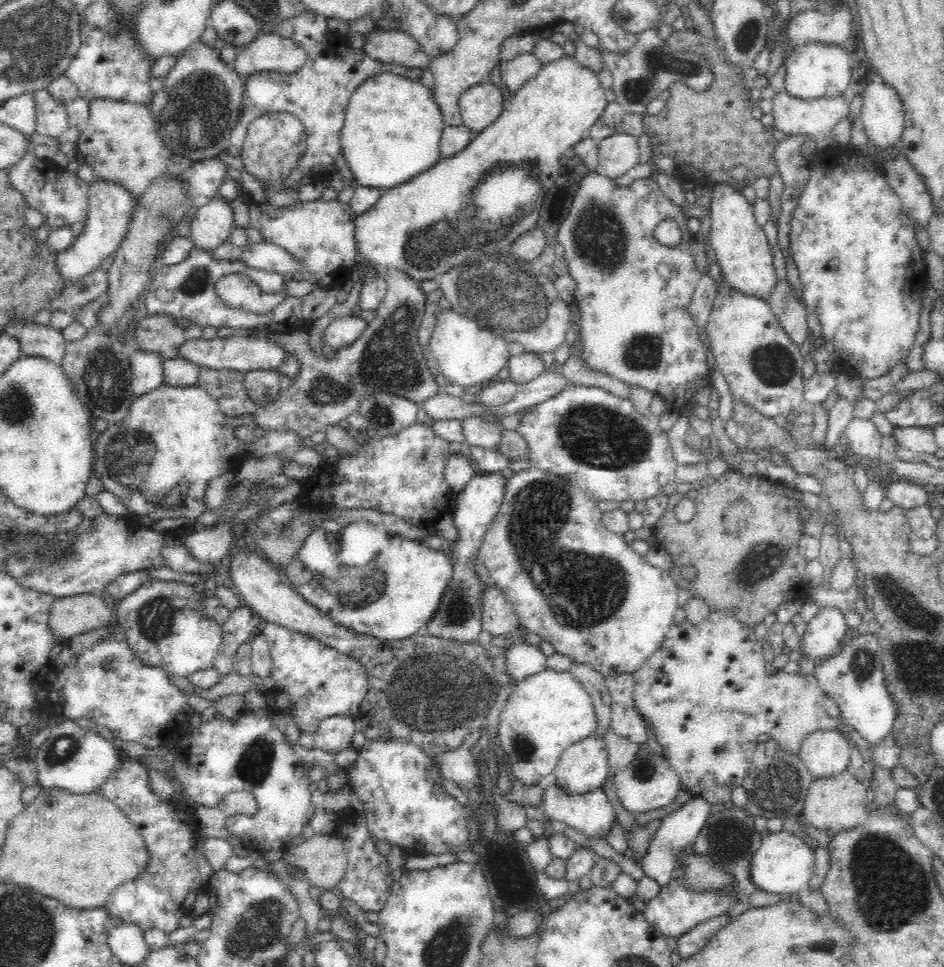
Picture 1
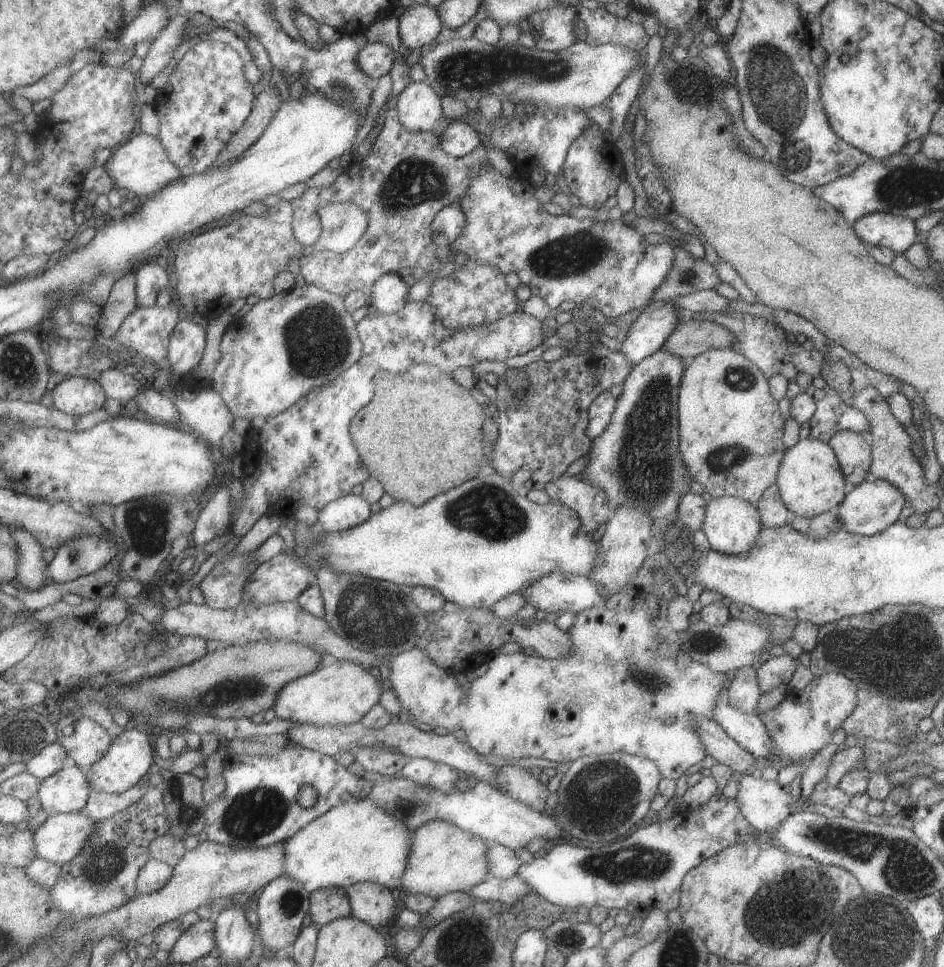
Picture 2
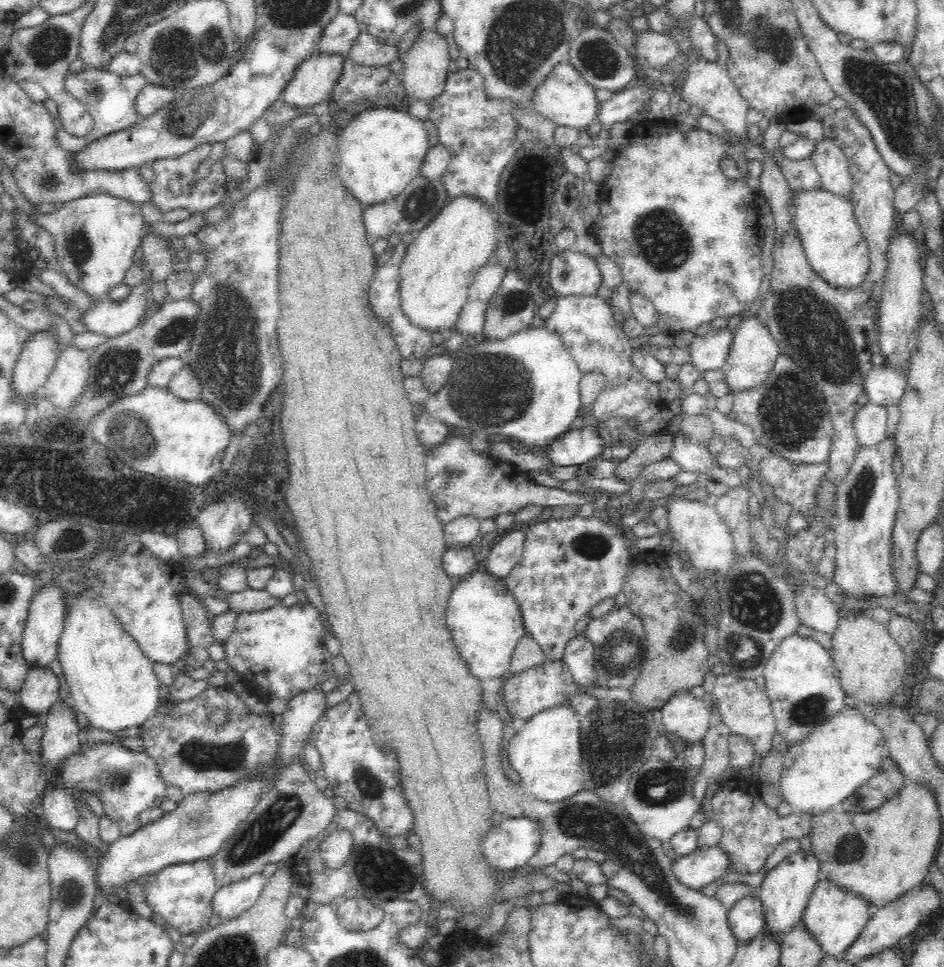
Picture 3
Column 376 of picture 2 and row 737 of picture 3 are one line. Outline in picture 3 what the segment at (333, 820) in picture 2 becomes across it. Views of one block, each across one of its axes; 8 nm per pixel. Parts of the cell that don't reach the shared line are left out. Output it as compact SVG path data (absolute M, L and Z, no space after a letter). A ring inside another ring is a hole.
M846 706L836 716L829 717L822 724L804 736L800 742L792 745L784 753L780 791L783 801L788 802L797 813L819 813L821 810L839 806L860 786L863 786L879 772L882 760L887 756L883 733L869 719L867 713L859 707Z

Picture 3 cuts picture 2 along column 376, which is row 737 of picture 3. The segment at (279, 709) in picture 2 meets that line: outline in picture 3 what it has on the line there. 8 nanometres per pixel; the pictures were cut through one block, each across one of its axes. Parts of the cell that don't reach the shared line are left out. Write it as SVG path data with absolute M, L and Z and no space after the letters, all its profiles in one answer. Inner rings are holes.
M690 691L676 692L662 708L661 731L684 746L703 744L710 729L712 711Z

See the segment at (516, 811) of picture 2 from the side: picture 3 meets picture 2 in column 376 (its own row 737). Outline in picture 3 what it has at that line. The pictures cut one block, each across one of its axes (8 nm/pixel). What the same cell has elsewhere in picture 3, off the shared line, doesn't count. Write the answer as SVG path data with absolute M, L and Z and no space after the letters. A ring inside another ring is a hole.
M794 633L780 641L765 662L765 693L771 700L776 730L784 742L792 746L818 724L836 716L846 705L846 693L840 684L838 673L833 666L831 653L818 641Z

